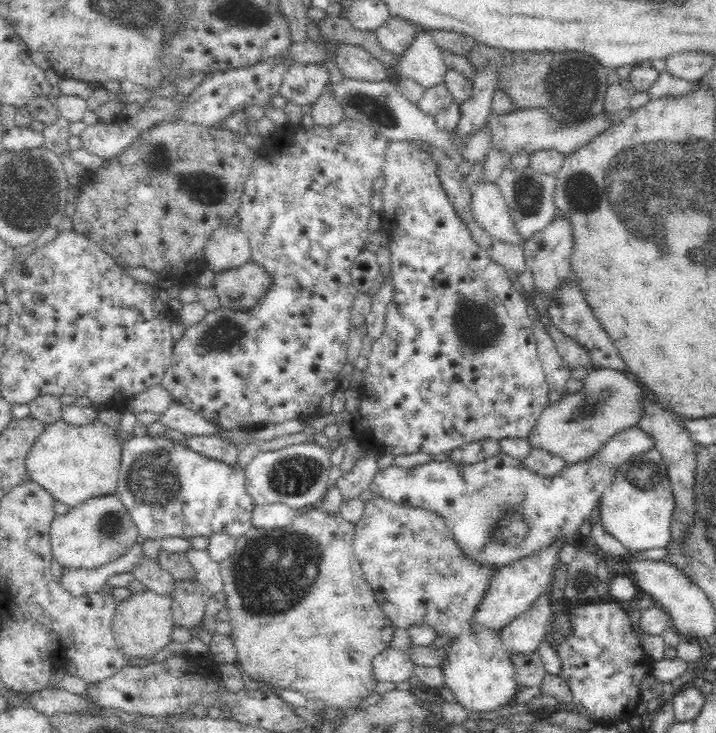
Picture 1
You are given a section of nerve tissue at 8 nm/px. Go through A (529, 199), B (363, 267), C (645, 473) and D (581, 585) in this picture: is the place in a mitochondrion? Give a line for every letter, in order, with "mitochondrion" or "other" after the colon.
A: mitochondrion
B: other
C: mitochondrion
D: other

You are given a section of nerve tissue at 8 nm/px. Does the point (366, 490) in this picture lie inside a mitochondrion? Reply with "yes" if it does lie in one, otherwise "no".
no

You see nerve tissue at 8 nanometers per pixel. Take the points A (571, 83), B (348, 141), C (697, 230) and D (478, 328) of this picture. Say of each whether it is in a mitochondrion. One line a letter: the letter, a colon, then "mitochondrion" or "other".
A: mitochondrion
B: other
C: mitochondrion
D: mitochondrion

